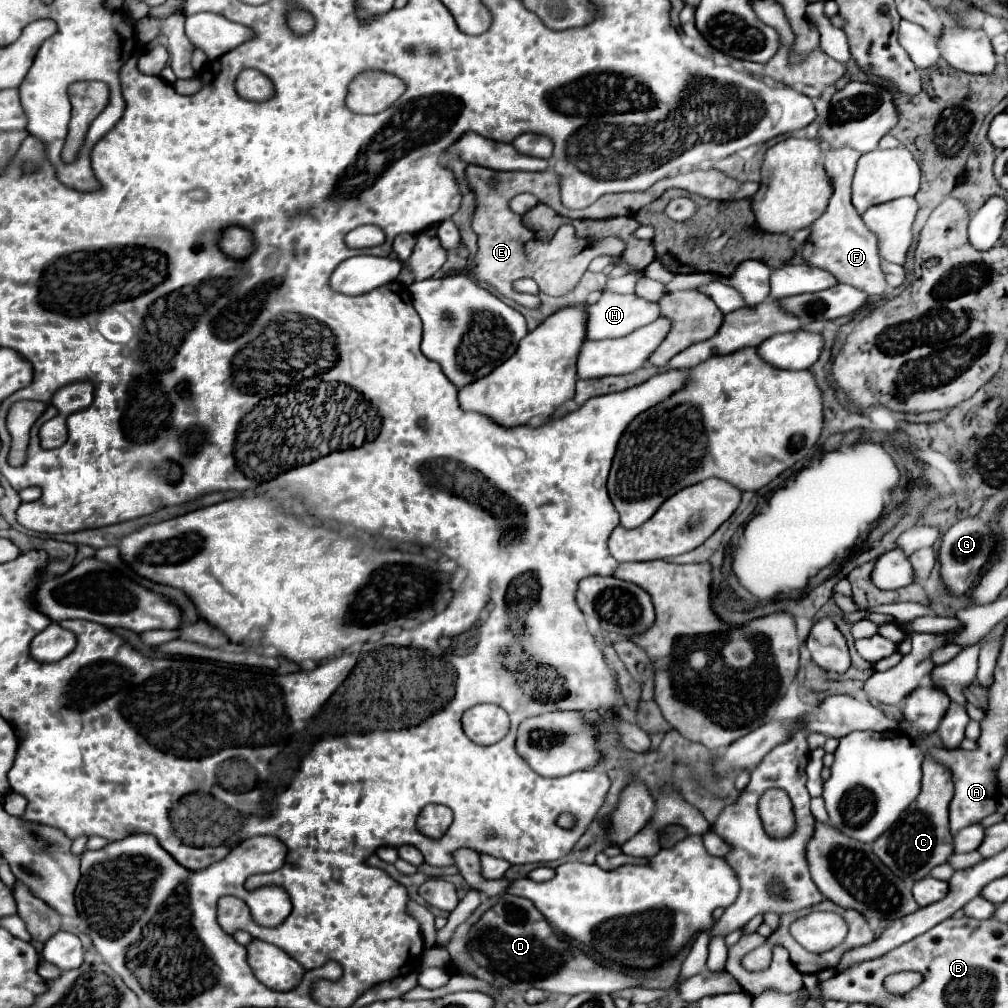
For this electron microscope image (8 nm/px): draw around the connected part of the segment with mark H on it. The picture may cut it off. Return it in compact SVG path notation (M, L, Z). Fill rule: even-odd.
M603 291L603 297L587 307L587 337L615 339L633 333L635 329L659 319L659 303L631 295Z

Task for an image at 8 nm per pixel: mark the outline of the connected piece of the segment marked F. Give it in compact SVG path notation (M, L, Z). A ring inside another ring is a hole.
M839 147L839 149L827 149L825 153L825 169L835 183L835 193L829 201L829 207L819 221L813 223L811 237L803 245L803 259L819 269L827 269L829 273L835 273L839 277L839 283L855 285L857 289L863 289L869 295L885 295L889 291L889 285L885 281L883 273L883 257L879 253L879 239L875 233L871 233L859 213L855 213L855 207L851 205L851 179L855 173L857 159L861 157L859 151L851 147Z

